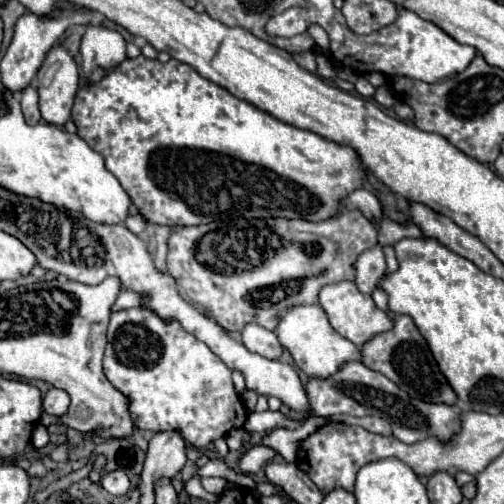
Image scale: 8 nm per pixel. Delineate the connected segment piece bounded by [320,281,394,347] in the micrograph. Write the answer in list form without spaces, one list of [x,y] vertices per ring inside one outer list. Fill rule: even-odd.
[[[340,281],[334,285],[326,285],[320,291],[320,305],[324,307],[332,327],[346,339],[350,339],[352,343],[356,343],[358,347],[362,347],[364,343],[368,343],[372,337],[390,331],[390,327],[394,327],[394,321],[386,315],[386,311],[378,309],[372,301],[370,295],[364,295],[358,291],[356,283],[352,281]]]

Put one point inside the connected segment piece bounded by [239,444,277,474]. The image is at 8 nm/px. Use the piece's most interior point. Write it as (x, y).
(259, 454)

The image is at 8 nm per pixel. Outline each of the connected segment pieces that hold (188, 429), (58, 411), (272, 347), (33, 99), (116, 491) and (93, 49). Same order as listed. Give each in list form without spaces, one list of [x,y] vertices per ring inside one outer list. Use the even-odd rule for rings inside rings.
[[[122,309],[112,313],[108,325],[108,345],[104,355],[104,373],[108,381],[130,399],[130,415],[138,429],[182,431],[182,439],[198,449],[208,447],[232,429],[244,427],[248,409],[232,385],[232,371],[194,335],[182,329],[176,319],[160,319],[152,309]]]
[[[50,389],[48,393],[46,393],[46,397],[44,397],[44,411],[46,413],[52,413],[52,415],[64,415],[66,411],[68,411],[68,405],[70,405],[70,397],[68,397],[68,393],[66,391],[62,391],[62,389]]]
[[[246,325],[244,331],[242,331],[242,343],[248,351],[252,353],[258,353],[266,359],[280,359],[282,353],[284,353],[284,347],[282,343],[278,341],[276,333],[266,329],[266,327],[260,327],[260,325]]]
[[[32,85],[26,87],[26,91],[20,93],[20,103],[22,103],[22,113],[26,117],[26,123],[36,125],[36,123],[42,121],[40,111],[38,111],[38,93]]]
[[[112,471],[102,475],[102,487],[112,495],[126,495],[132,489],[130,477],[124,471]]]
[[[90,27],[82,37],[82,79],[98,79],[106,67],[118,67],[126,59],[126,43],[118,31]]]

